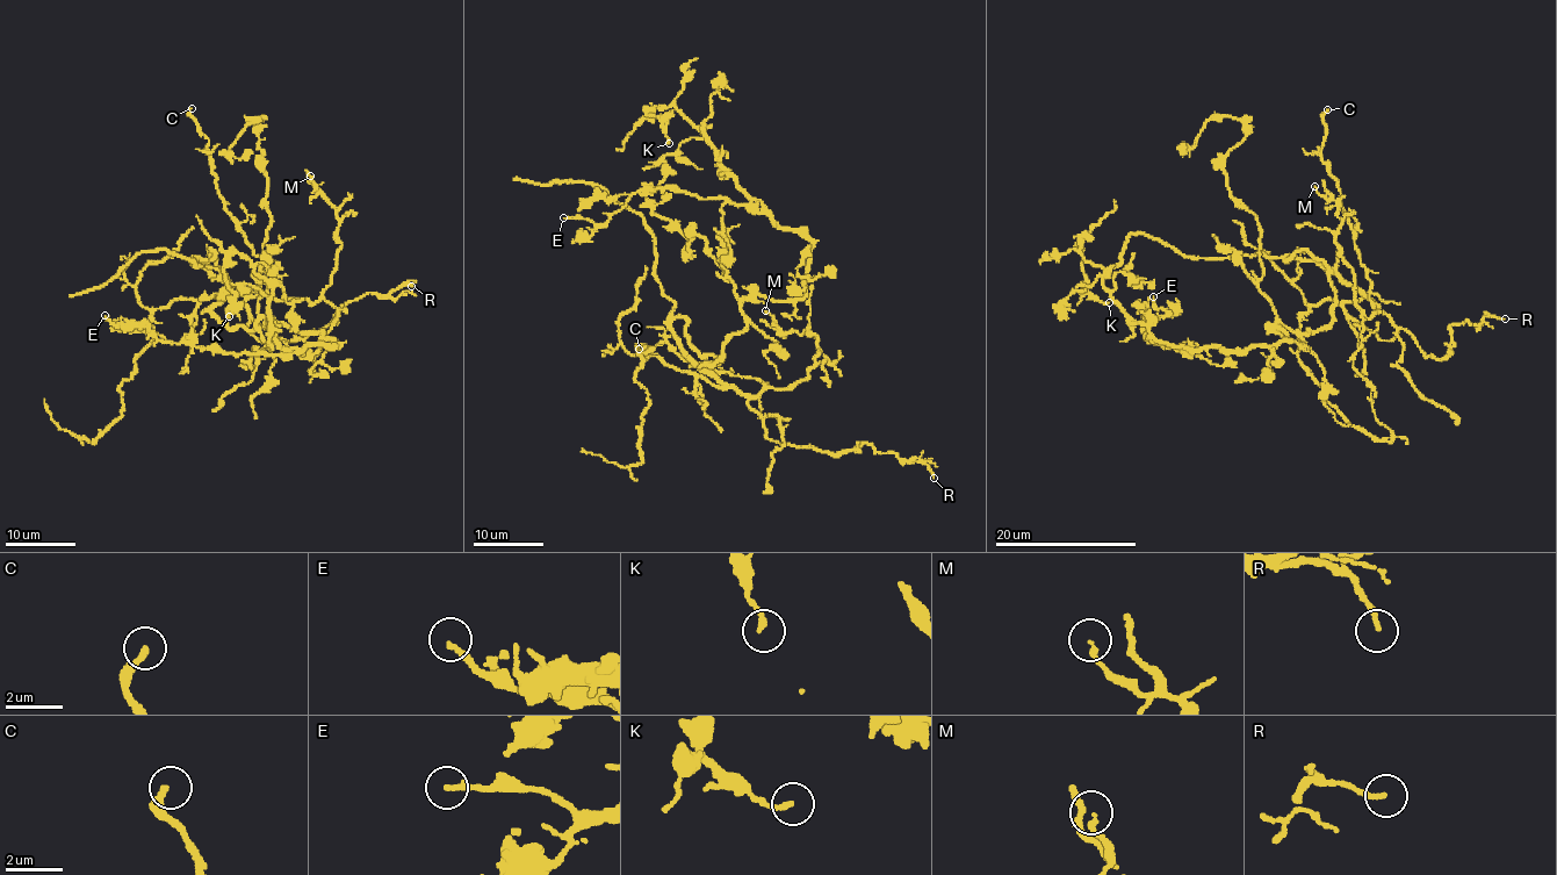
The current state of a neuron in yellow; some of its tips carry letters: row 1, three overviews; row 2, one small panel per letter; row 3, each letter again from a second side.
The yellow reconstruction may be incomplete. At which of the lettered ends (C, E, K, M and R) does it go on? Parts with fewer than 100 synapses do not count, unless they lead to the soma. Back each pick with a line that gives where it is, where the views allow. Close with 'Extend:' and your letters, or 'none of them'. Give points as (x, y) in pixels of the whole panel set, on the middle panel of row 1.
Extend: none of them

